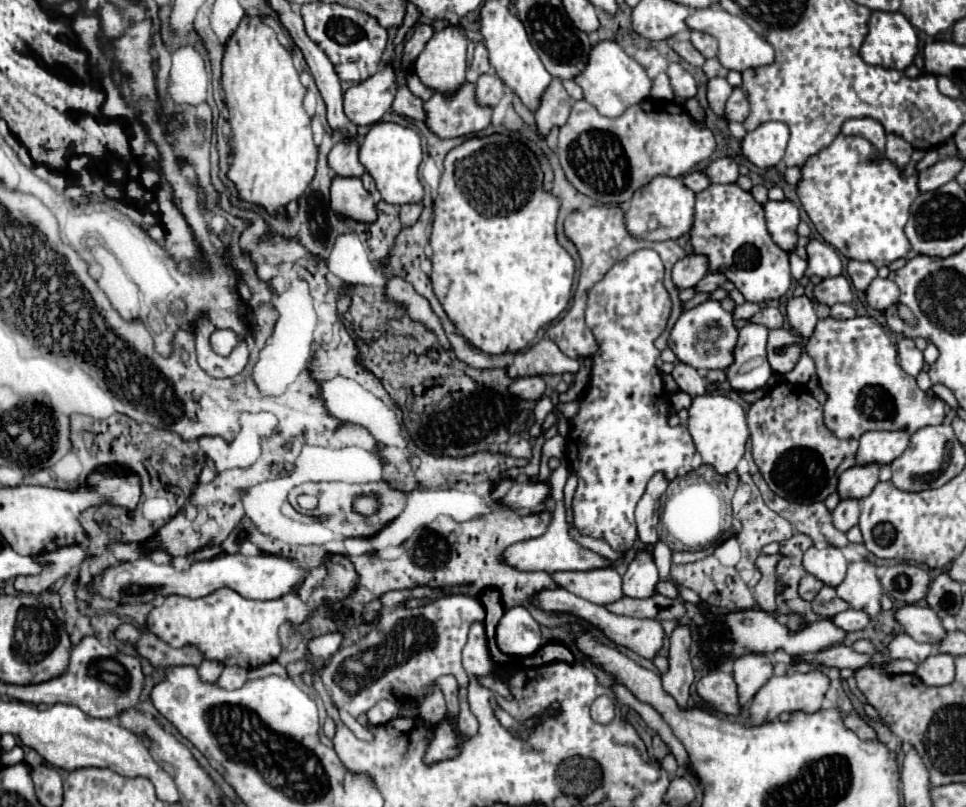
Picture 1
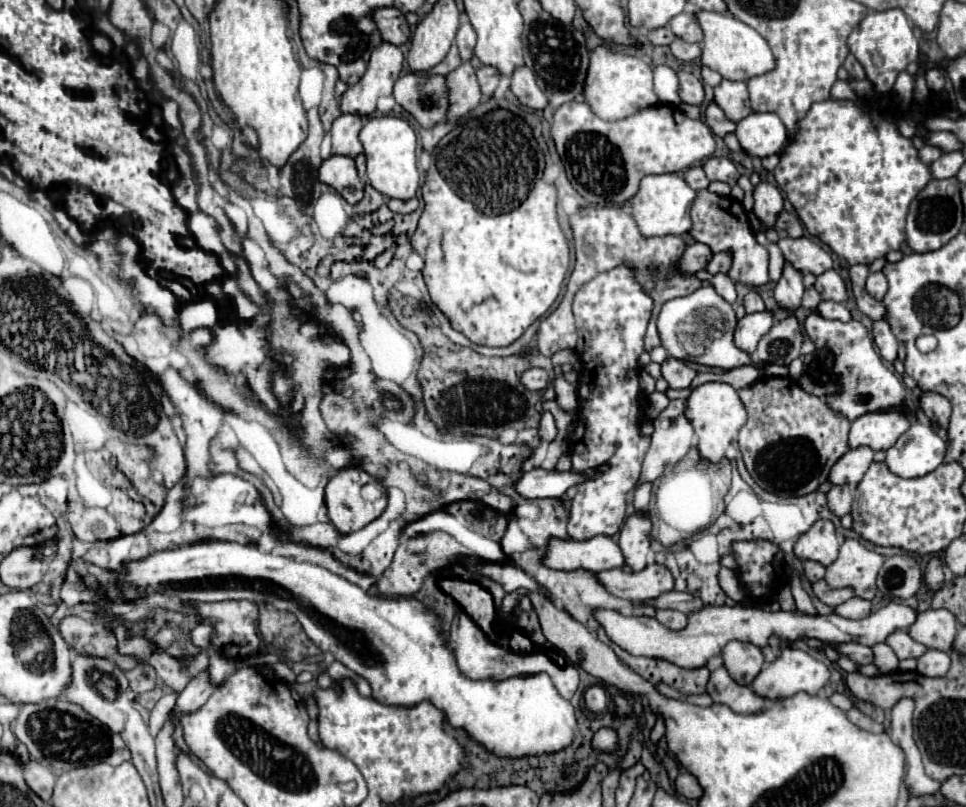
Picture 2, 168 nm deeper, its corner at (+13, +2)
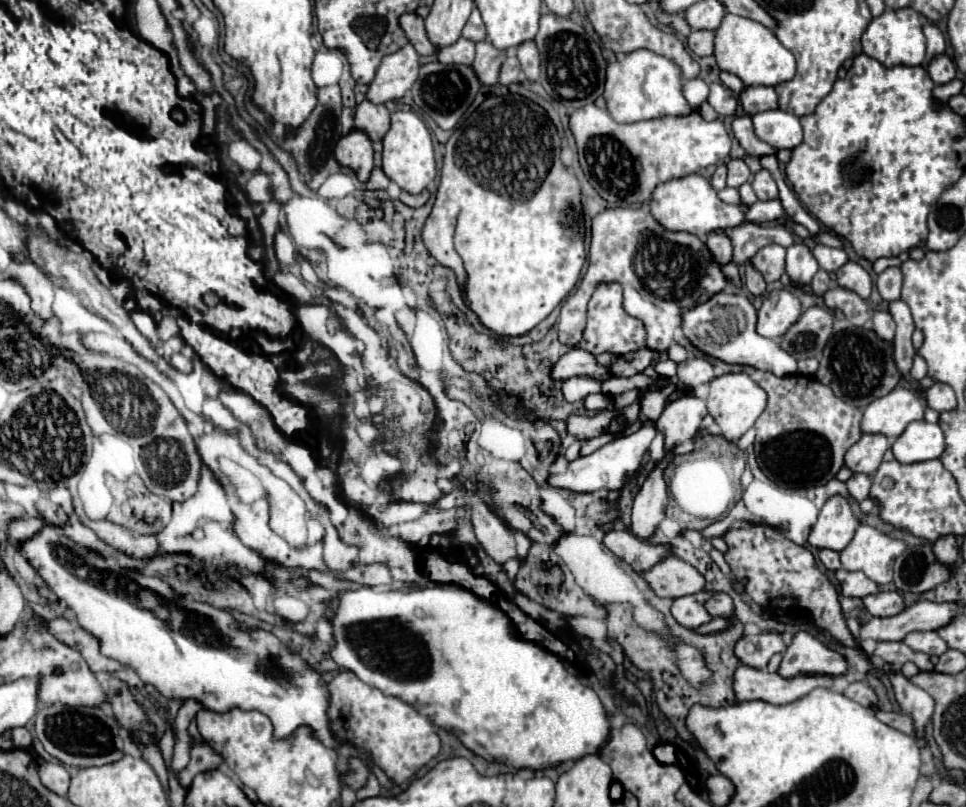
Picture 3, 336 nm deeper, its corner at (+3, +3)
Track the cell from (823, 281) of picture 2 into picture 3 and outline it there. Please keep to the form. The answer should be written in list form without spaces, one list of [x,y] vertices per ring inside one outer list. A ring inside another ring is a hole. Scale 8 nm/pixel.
[[[847,262],[843,268],[837,270],[837,284],[851,288],[865,300],[871,296],[871,288],[873,288],[873,280],[869,272],[857,262]]]

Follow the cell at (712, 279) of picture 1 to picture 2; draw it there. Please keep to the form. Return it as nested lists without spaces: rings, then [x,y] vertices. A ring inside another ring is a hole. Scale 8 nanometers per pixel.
[[[717,253],[717,255],[709,261],[709,265],[707,265],[705,269],[707,269],[707,273],[715,275],[715,273],[727,273],[729,267],[731,267],[731,257],[729,257],[727,253]]]

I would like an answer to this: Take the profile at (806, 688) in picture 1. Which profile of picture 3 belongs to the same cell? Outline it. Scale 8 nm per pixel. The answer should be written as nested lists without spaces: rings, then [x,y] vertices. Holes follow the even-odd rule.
[[[797,632],[793,642],[783,654],[779,674],[793,678],[795,674],[831,674],[841,676],[847,672],[847,660],[843,654],[827,648],[809,632]]]

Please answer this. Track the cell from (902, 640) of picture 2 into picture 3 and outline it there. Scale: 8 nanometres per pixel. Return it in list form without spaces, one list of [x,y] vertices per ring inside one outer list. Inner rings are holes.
[[[911,632],[905,636],[903,640],[909,648],[917,650],[917,652],[925,652],[925,654],[937,654],[941,656],[949,646],[947,642],[937,634],[937,632]]]

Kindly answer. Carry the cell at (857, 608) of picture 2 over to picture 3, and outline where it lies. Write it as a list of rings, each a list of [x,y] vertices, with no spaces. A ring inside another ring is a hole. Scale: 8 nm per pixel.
[[[899,592],[869,594],[867,598],[863,598],[863,604],[871,616],[881,616],[881,618],[889,618],[905,610],[905,604]]]

